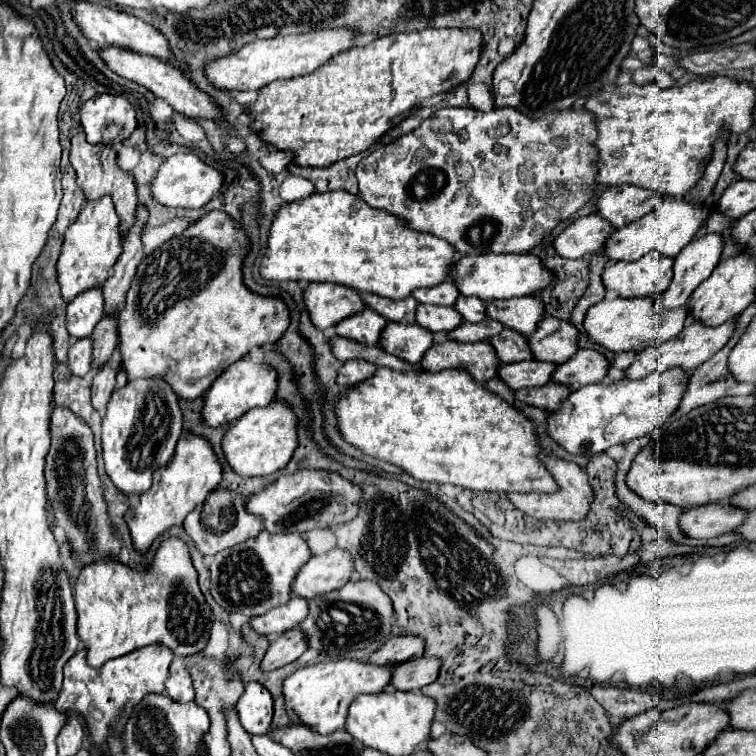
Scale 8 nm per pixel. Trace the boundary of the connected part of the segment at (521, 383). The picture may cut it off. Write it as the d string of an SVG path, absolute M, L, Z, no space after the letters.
M520 361L516 365L500 365L498 377L510 387L510 389L522 389L522 387L534 387L534 385L546 385L550 381L552 371L556 365L542 363L542 361Z

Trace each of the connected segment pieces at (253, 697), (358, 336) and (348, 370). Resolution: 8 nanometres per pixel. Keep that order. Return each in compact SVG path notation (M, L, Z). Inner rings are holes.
M246 683L244 695L236 703L242 727L250 735L266 735L272 723L272 697L260 683Z
M364 307L364 311L336 323L334 331L340 337L360 341L364 345L378 345L380 331L384 329L384 325L386 325L384 317L380 317L374 309Z
M346 361L340 369L338 369L338 387L346 389L350 385L356 385L360 381L364 381L366 377L372 377L376 371L376 365L368 363L368 361Z

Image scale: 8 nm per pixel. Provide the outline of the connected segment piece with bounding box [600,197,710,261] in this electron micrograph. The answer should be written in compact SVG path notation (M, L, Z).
M680 197L662 201L660 207L656 207L652 213L644 215L638 221L632 221L624 229L614 231L600 253L608 261L638 261L640 257L644 257L650 251L660 251L662 255L676 257L678 251L684 249L692 241L698 227L706 221L708 213L710 211L706 207L694 207L692 203L688 203L688 201L680 199Z

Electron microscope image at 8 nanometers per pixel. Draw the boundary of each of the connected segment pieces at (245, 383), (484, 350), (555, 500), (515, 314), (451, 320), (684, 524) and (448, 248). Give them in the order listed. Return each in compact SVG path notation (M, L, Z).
M246 357L236 361L206 391L204 407L202 407L202 421L210 427L220 427L234 419L240 419L246 411L250 411L254 407L266 407L276 393L276 387L278 387L276 379L278 379L276 371L270 369L266 363L256 365L256 363L248 361Z
M444 341L434 343L420 361L426 371L442 371L442 369L464 369L472 375L476 383L486 383L496 377L496 369L500 365L492 345L486 341L480 343L460 343L460 341Z
M540 453L540 461L548 469L548 473L554 477L558 491L554 491L554 493L508 493L510 503L516 509L520 509L526 515L536 517L536 519L556 519L556 521L578 521L578 519L582 519L588 513L588 507L592 501L592 487L588 485L588 477L586 477L584 469L580 469L572 461L556 459L552 455L542 455L542 453Z
M516 297L516 299L498 299L486 303L486 315L500 321L504 327L516 329L518 333L532 335L538 321L544 317L544 305L536 297Z
M418 305L416 307L416 321L436 333L442 329L456 329L462 323L462 317L456 313L454 307L440 307L440 305Z
M710 503L710 505L684 509L678 527L684 535L692 539L710 539L730 533L744 521L744 517L746 515L740 509L732 509L720 503Z
M326 191L286 203L274 213L266 253L260 263L260 275L266 281L328 281L388 299L404 299L418 287L434 287L446 281L456 259L456 249L446 241L432 237L430 233L406 229L398 217L386 211L368 209L362 197L348 191Z

